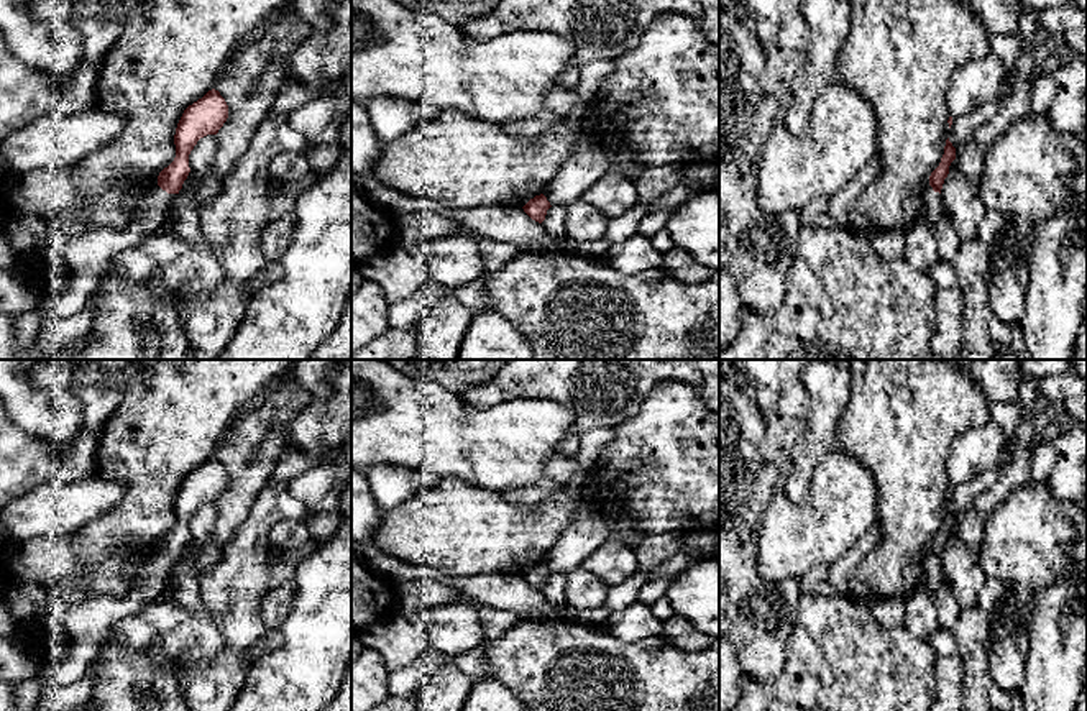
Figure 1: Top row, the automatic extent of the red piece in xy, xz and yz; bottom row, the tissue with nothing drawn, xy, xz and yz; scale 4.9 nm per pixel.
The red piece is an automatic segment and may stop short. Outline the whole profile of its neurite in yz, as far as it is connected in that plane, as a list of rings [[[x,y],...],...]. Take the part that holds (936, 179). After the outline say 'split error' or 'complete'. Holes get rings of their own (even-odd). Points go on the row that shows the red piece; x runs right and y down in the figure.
[[[946,140],[944,146],[944,154],[941,158],[939,166],[931,172],[929,176],[929,186],[923,192],[923,202],[926,205],[924,210],[924,222],[929,227],[934,227],[936,222],[941,218],[941,213],[944,212],[943,209],[943,197],[941,197],[941,189],[944,184],[944,179],[949,174],[949,166],[956,159],[956,148]]]; split error

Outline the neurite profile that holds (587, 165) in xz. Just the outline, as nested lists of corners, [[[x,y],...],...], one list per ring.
[[[575,141],[570,158],[557,171],[544,190],[555,207],[566,207],[596,184],[606,172],[608,163],[598,143]]]

